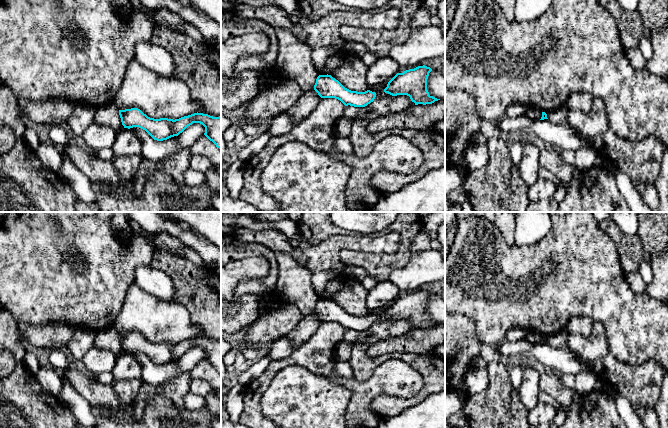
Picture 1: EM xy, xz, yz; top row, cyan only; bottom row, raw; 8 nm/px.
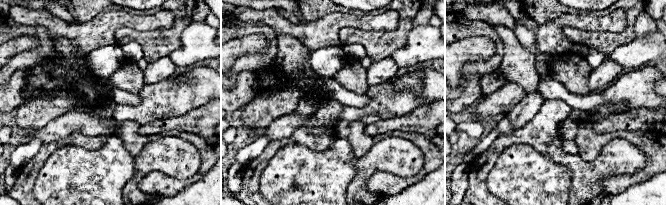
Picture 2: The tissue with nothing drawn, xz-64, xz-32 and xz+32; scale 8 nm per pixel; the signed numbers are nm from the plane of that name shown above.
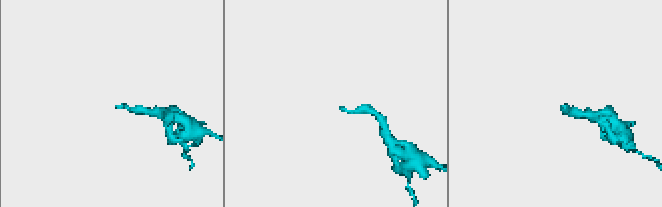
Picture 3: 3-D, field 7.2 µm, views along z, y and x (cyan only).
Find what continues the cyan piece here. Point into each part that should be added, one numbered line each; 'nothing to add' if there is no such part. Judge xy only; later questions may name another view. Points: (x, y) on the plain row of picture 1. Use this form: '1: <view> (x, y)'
nothing to add

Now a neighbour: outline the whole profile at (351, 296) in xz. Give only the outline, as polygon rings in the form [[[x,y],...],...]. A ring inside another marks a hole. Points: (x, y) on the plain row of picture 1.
[[[345,276],[340,288],[330,299],[351,315],[365,316],[369,314],[366,306],[367,295],[368,290],[361,281]]]

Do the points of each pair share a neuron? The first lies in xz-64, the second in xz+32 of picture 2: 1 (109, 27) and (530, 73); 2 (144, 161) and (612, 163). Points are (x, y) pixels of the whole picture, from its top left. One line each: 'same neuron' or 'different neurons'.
1: different neurons
2: same neuron

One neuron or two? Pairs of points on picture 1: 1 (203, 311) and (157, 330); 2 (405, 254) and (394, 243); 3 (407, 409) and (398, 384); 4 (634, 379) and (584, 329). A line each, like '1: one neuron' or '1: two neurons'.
1: two neurons
2: two neurons
3: two neurons
4: two neurons

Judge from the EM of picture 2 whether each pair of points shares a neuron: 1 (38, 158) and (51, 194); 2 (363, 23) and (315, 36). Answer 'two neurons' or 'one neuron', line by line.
1: two neurons
2: one neuron

